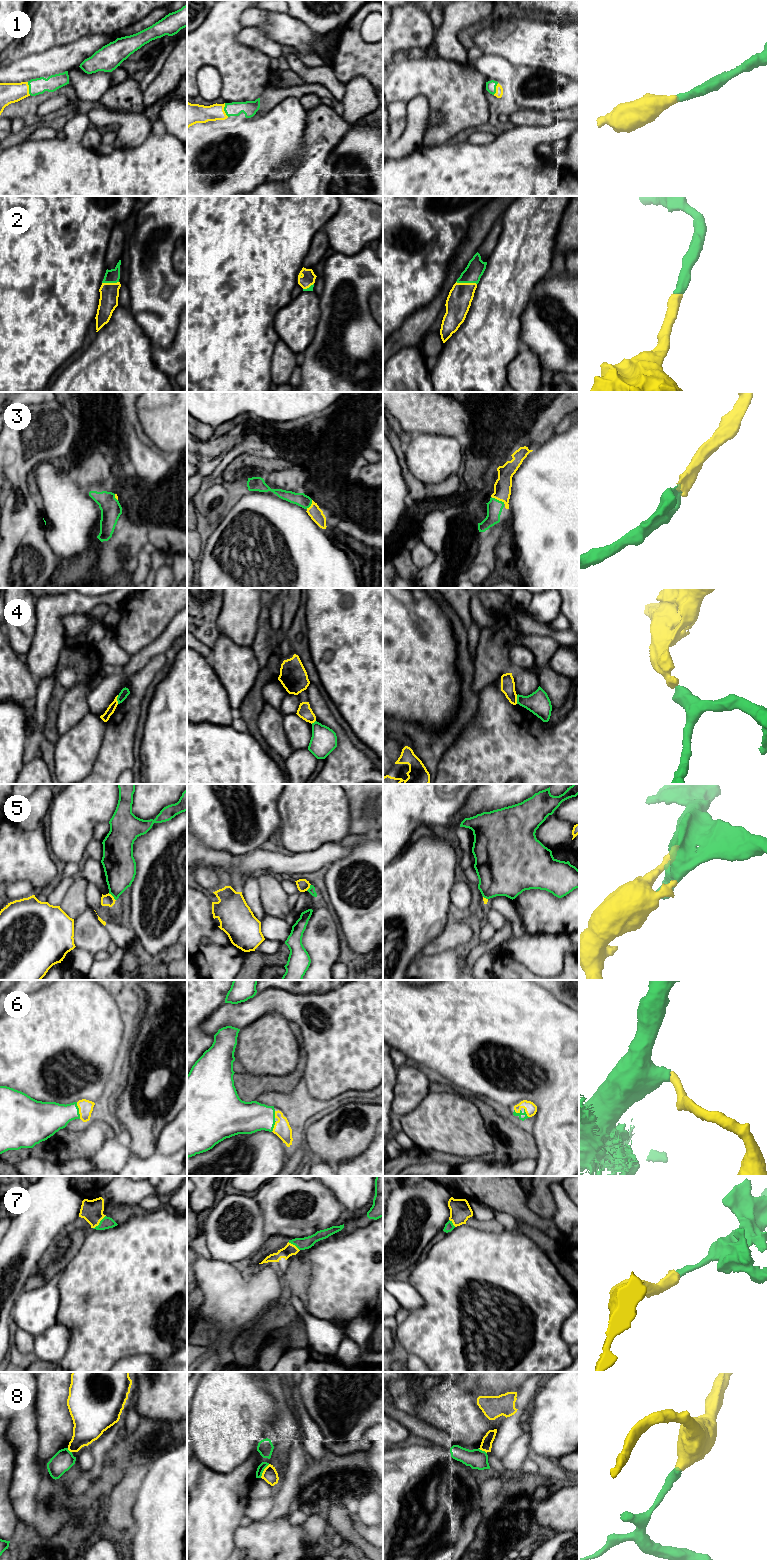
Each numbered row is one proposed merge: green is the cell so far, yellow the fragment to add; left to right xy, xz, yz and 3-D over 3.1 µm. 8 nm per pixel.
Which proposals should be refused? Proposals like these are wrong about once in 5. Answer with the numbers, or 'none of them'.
4, 5, 8

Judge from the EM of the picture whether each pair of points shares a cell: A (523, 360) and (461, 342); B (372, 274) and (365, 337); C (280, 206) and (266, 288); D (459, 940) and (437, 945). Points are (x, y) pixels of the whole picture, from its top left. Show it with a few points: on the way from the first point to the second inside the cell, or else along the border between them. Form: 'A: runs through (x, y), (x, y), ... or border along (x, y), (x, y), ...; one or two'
A: border along (521, 345), (507, 367), (507, 379); two
B: runs through (361, 290), (361, 321); one
C: runs through (266, 226), (266, 268); one
D: runs through (454, 940), (447, 940), (442, 943); one

